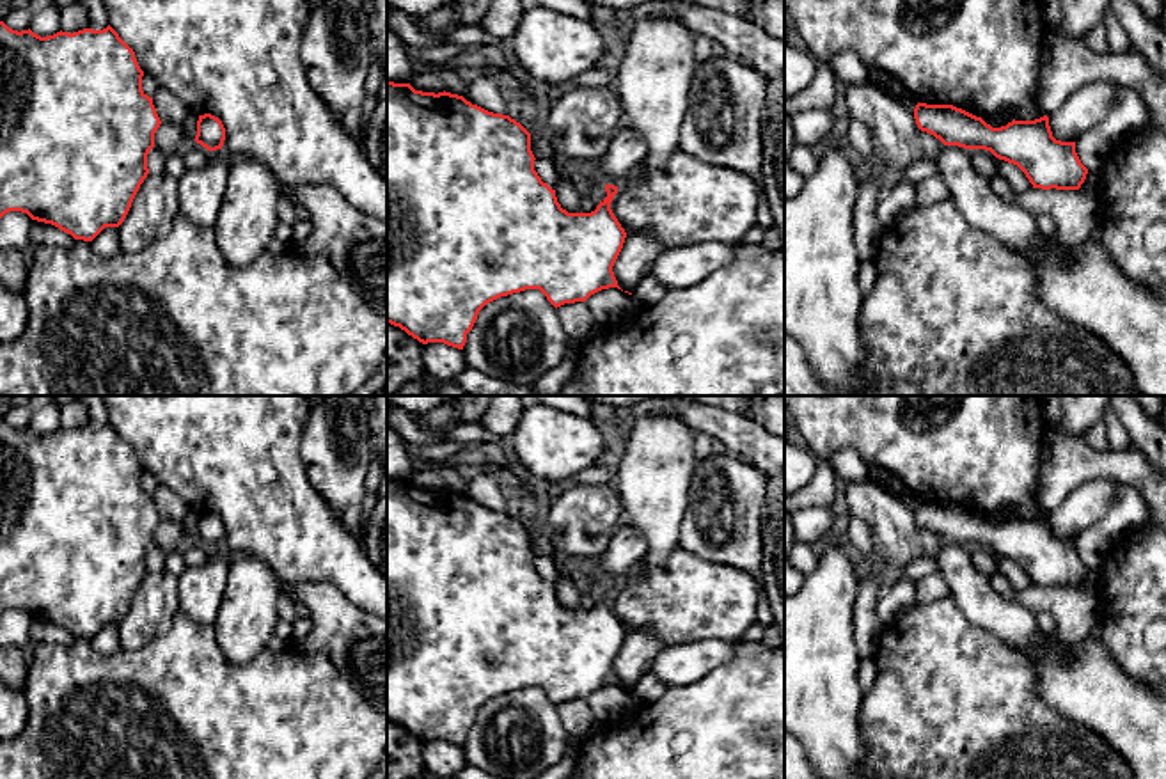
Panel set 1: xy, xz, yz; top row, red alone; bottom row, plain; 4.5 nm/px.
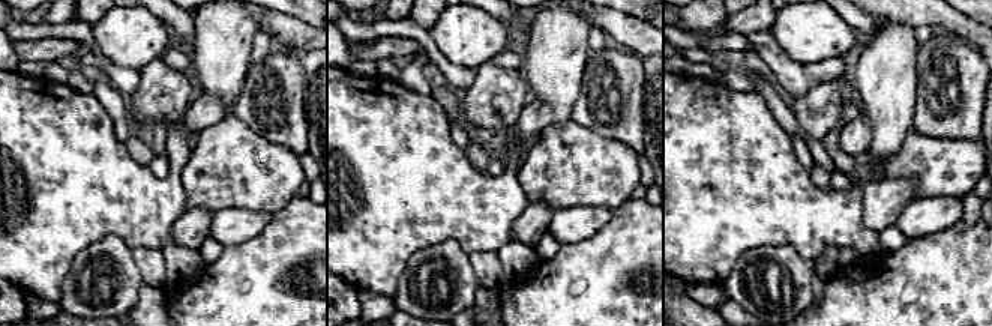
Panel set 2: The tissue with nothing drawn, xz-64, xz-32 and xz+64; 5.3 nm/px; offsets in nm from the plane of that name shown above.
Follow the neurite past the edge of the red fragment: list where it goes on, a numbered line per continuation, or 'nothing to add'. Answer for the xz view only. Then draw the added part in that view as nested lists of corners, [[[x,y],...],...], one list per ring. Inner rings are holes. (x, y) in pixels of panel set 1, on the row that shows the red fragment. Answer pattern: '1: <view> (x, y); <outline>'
nothing to add

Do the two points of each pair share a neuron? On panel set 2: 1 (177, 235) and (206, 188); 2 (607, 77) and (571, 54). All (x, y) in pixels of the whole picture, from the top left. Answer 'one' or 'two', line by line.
1: two
2: two

